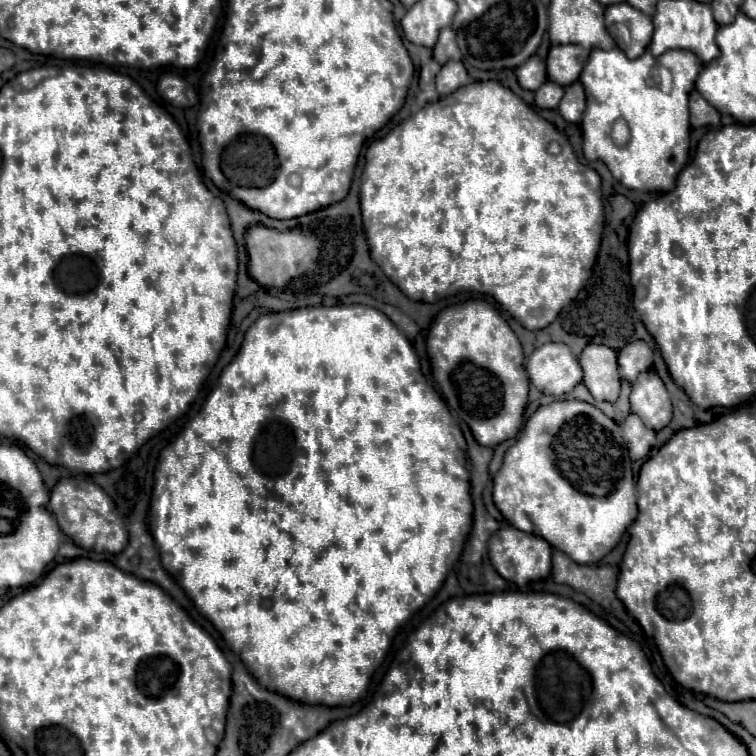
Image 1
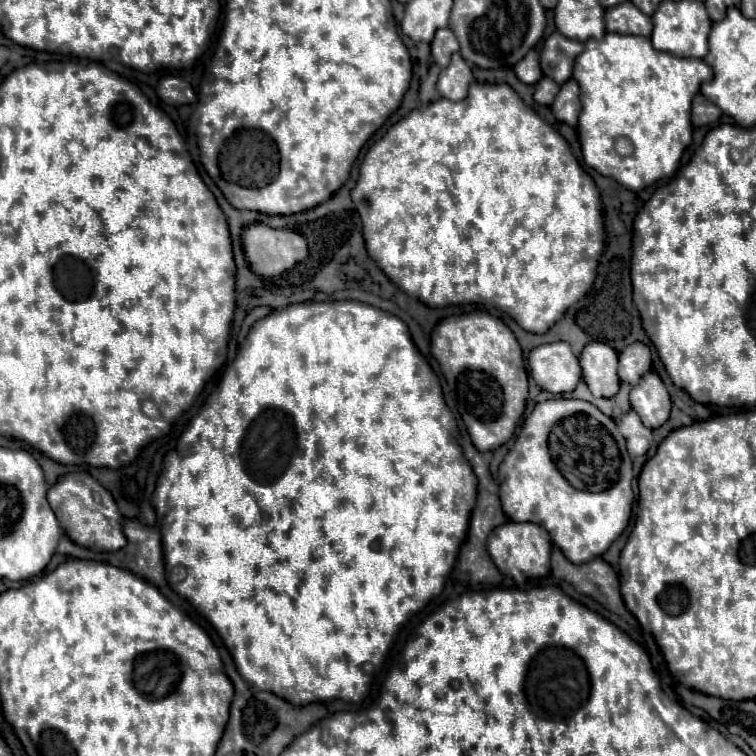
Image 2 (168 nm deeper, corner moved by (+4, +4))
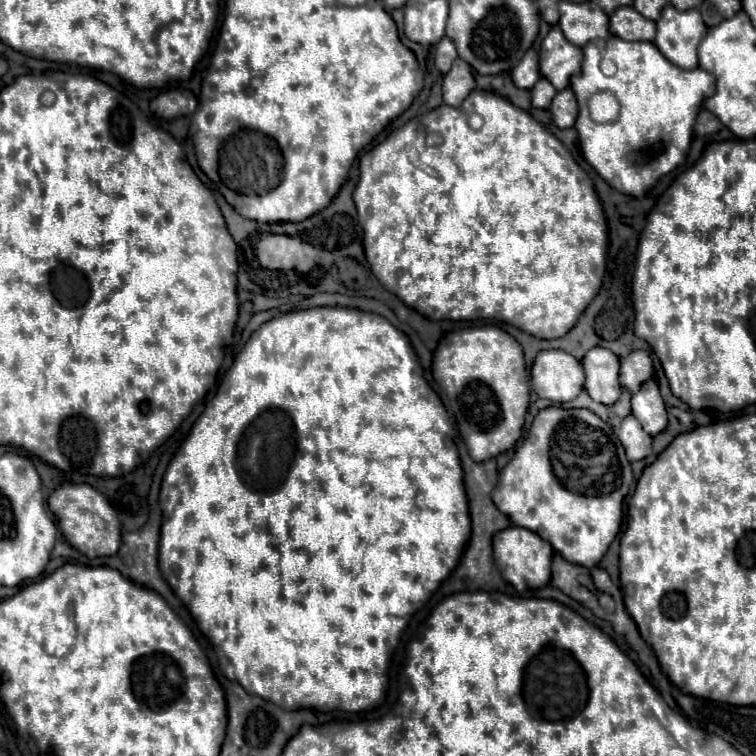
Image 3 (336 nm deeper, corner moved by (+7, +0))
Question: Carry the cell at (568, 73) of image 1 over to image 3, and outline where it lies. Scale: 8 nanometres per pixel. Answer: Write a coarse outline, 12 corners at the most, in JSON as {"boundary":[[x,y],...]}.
{"boundary":[[553,26],[539,52],[541,76],[557,90],[581,72],[583,50]]}

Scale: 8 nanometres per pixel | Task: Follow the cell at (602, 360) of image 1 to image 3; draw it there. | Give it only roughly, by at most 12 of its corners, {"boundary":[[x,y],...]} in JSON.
{"boundary":[[601,346],[583,358],[585,390],[615,404],[619,358]]}

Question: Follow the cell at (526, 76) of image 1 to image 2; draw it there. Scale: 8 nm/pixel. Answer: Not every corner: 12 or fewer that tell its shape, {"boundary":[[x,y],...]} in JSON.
{"boundary":[[532,50],[514,66],[524,84],[542,78],[538,52]]}

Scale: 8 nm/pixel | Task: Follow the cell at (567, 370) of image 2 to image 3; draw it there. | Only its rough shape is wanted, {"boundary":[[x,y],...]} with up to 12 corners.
{"boundary":[[543,350],[531,366],[533,390],[569,402],[583,390],[581,362]]}

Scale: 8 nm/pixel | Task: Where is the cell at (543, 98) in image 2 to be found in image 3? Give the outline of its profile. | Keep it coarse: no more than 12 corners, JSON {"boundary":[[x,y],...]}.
{"boundary":[[541,78],[531,90],[535,108],[549,108],[557,90]]}

